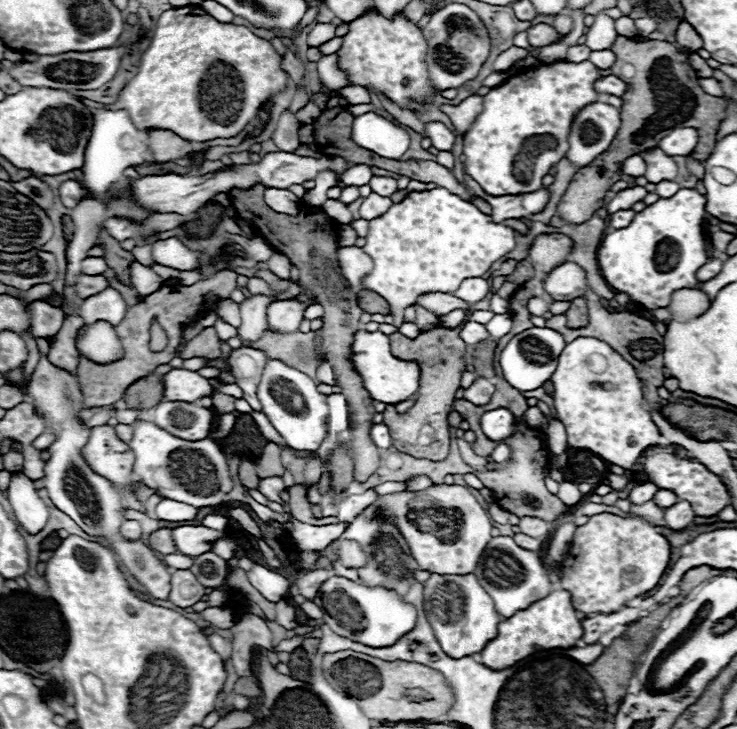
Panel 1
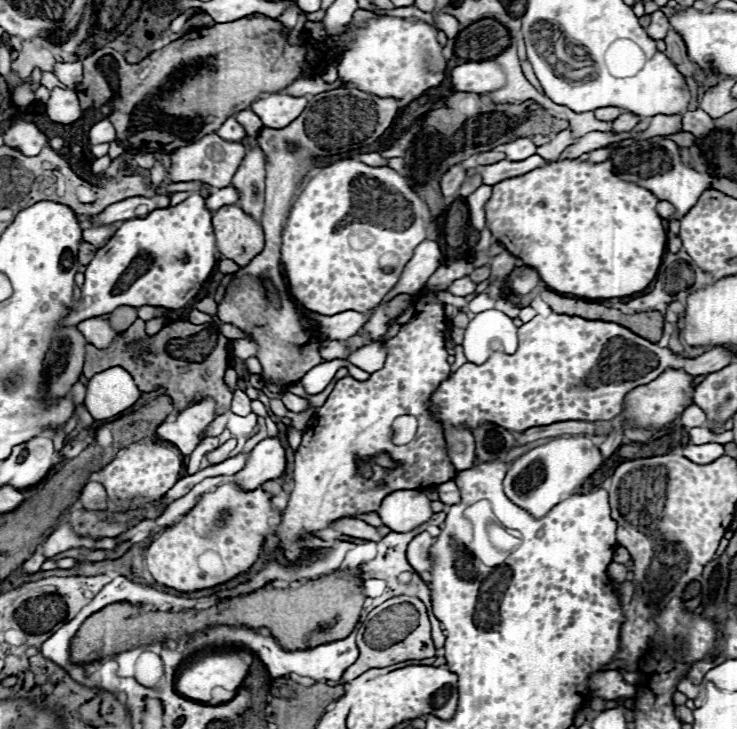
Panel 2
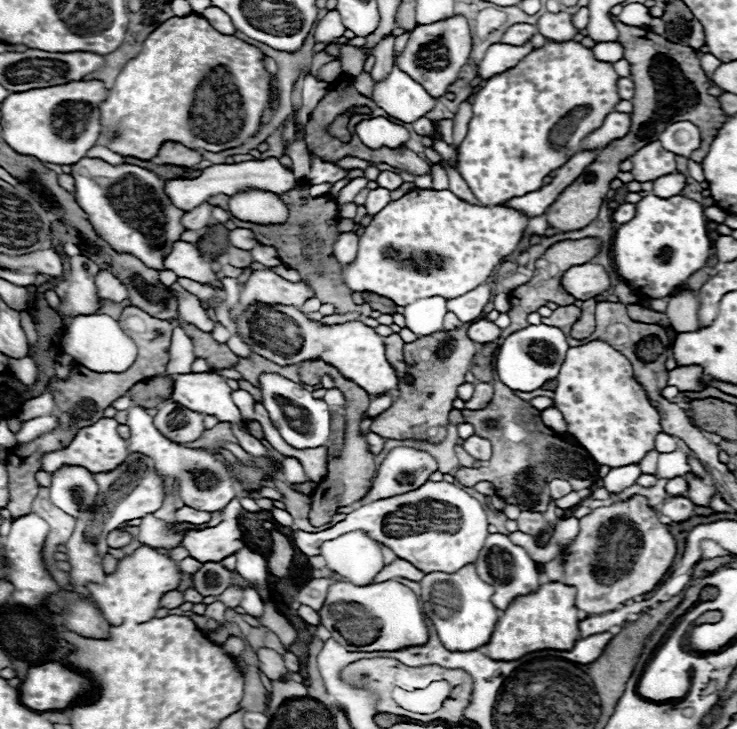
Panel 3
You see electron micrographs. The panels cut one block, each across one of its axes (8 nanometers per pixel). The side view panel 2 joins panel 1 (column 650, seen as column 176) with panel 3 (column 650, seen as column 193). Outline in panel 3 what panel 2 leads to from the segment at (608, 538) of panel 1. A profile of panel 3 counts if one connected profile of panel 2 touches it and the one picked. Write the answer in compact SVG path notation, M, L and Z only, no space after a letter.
M634 496L628 502L602 506L580 518L580 532L574 542L566 546L566 552L570 554L564 556L562 582L576 588L576 608L588 614L604 614L620 608L626 600L632 600L634 596L654 590L676 556L676 542L668 532L668 526L660 524L656 512L646 504L646 498Z

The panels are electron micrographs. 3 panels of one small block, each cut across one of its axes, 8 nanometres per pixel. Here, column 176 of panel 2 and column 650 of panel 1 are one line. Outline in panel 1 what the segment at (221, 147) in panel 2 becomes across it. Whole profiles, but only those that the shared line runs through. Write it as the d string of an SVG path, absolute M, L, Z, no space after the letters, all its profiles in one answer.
M650 148L642 152L642 158L646 162L644 178L648 182L658 184L660 180L676 180L676 174L678 174L676 162L670 156L666 156L660 148Z

